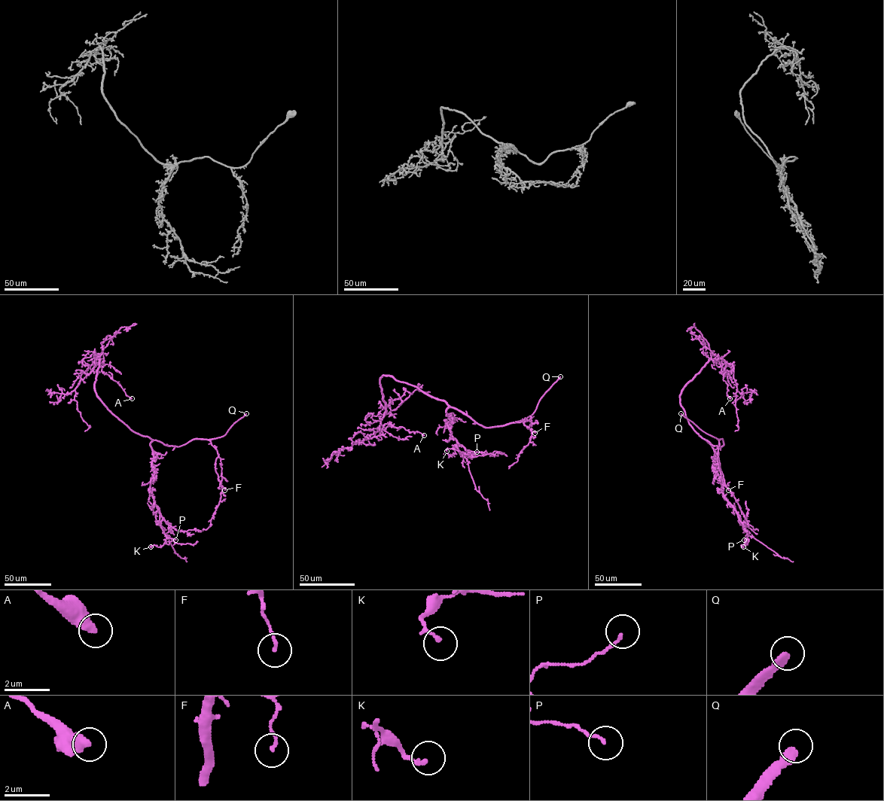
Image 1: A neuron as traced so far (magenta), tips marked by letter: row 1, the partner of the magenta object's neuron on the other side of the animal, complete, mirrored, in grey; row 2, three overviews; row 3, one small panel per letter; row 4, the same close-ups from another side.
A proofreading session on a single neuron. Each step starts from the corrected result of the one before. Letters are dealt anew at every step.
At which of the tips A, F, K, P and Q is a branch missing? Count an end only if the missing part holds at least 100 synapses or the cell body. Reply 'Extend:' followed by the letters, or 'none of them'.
Extend: Q

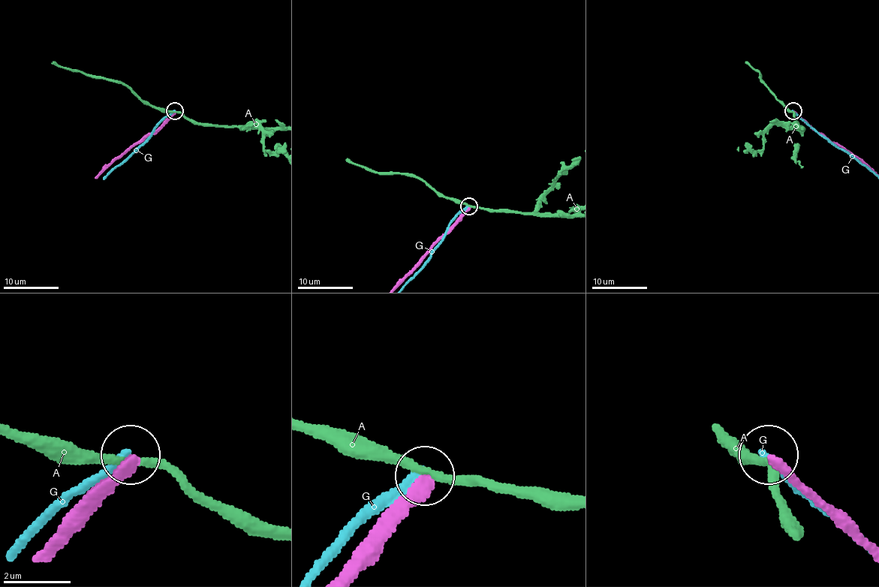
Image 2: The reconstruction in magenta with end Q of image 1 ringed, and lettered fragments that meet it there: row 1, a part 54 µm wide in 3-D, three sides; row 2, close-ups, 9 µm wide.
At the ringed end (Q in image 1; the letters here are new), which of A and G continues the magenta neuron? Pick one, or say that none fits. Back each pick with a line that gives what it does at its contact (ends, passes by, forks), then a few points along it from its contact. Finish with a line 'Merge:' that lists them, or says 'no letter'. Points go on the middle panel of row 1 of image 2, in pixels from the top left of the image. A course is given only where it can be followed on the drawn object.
Merge: no letter

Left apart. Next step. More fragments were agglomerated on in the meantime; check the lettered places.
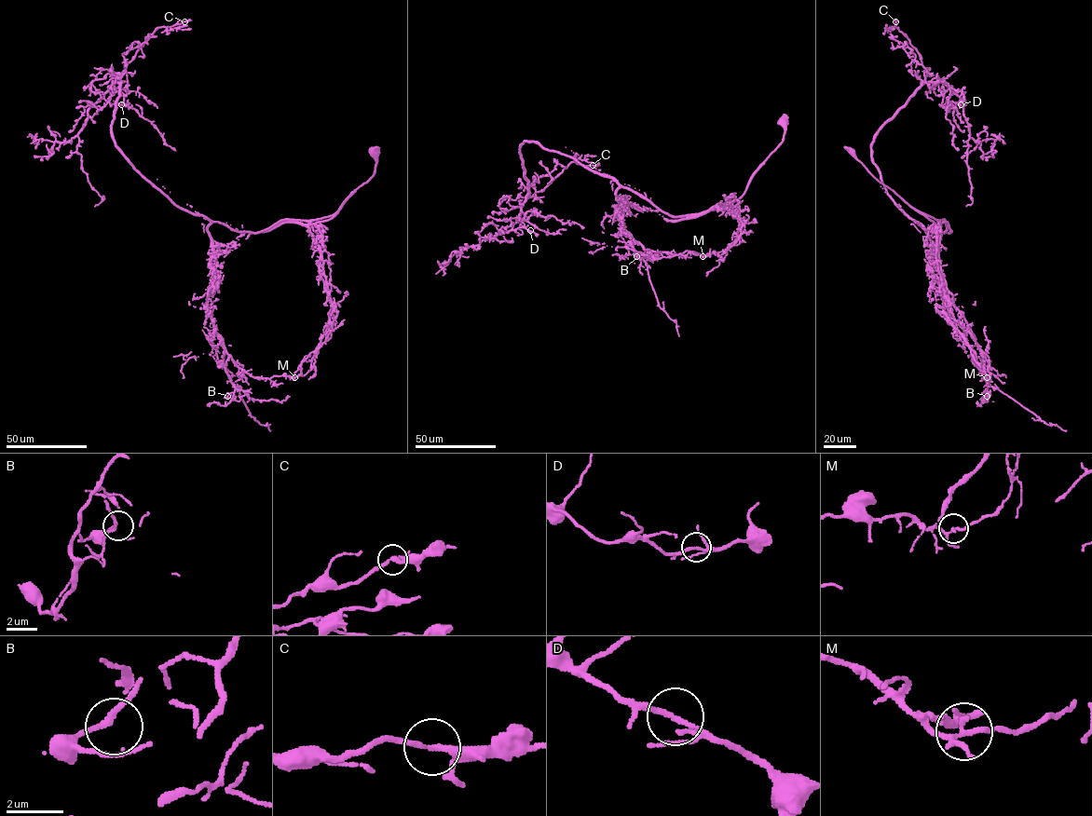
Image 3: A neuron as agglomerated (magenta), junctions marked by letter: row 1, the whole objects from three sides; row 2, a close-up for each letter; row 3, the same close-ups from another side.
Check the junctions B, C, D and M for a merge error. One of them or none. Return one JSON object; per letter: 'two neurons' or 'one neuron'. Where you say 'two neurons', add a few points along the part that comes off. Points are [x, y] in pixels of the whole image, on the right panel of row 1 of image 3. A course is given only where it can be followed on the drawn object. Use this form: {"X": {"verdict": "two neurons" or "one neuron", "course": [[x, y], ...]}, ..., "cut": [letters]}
{"B": {"verdict": "one neuron"}, "C": {"verdict": "one neuron"}, "D": {"verdict": "one neuron"}, "M": {"verdict": "two neurons", "course": [[986, 377], [944, 292], [942, 222], [950, 232], [940, 232], [932, 271], [940, 315], [984, 362], [980, 400]]}, "cut": ["M"]}

